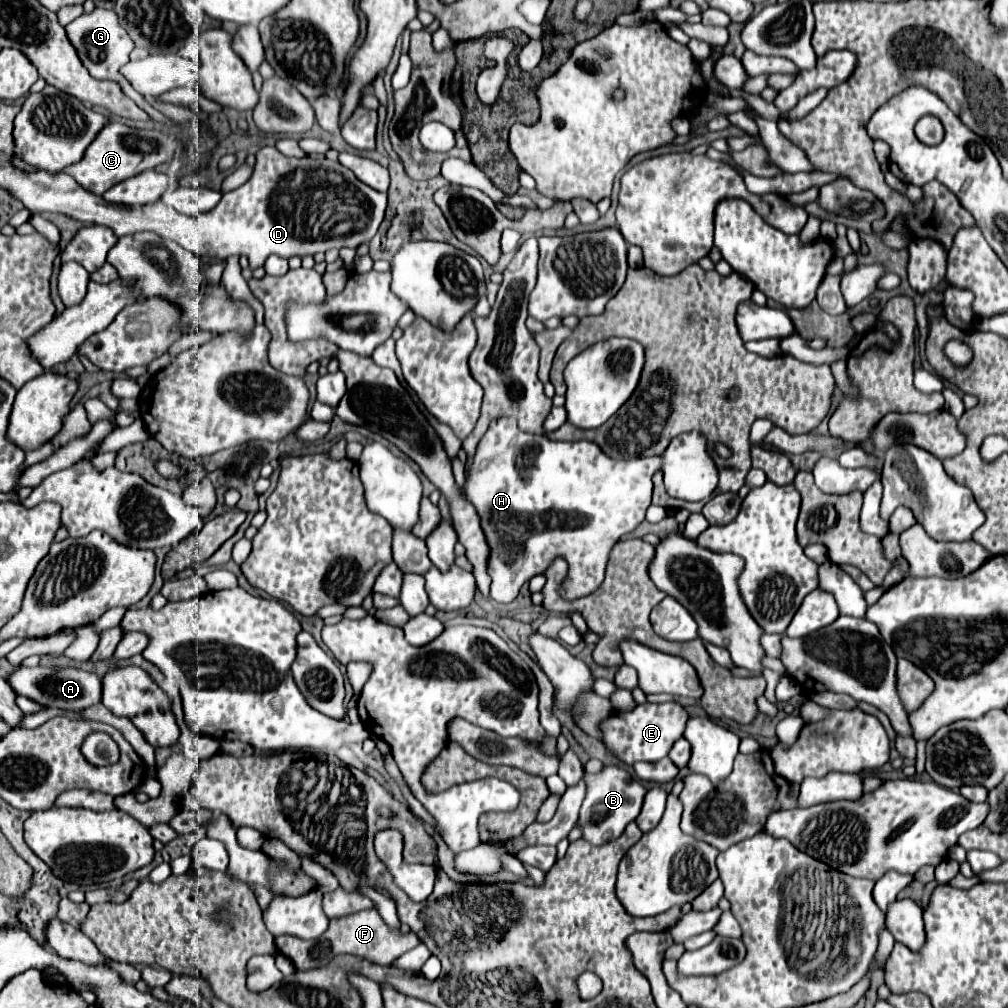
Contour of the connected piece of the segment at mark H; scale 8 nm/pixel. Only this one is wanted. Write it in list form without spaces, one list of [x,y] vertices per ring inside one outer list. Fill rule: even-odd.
[[[497,417],[497,421],[493,421],[493,425],[485,431],[485,437],[481,437],[477,453],[471,459],[471,467],[465,477],[465,497],[473,503],[481,517],[481,529],[485,529],[491,557],[493,553],[563,551],[563,557],[569,563],[569,573],[559,587],[559,595],[571,601],[593,593],[601,585],[611,547],[621,539],[621,535],[631,533],[645,519],[645,511],[651,505],[651,475],[658,469],[665,473],[667,493],[685,501],[707,501],[719,481],[717,465],[707,451],[707,439],[697,431],[675,437],[661,456],[634,457],[625,461],[607,457],[591,441],[551,441],[543,435],[519,431],[511,417]]]

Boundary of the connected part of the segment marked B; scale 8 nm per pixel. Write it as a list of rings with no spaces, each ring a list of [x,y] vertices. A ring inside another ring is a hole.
[[[605,765],[599,773],[593,775],[585,773],[585,785],[587,785],[587,795],[579,811],[579,825],[583,829],[583,837],[589,843],[603,845],[619,837],[627,827],[627,823],[637,819],[647,789],[641,783],[637,783],[625,769],[613,765]]]

